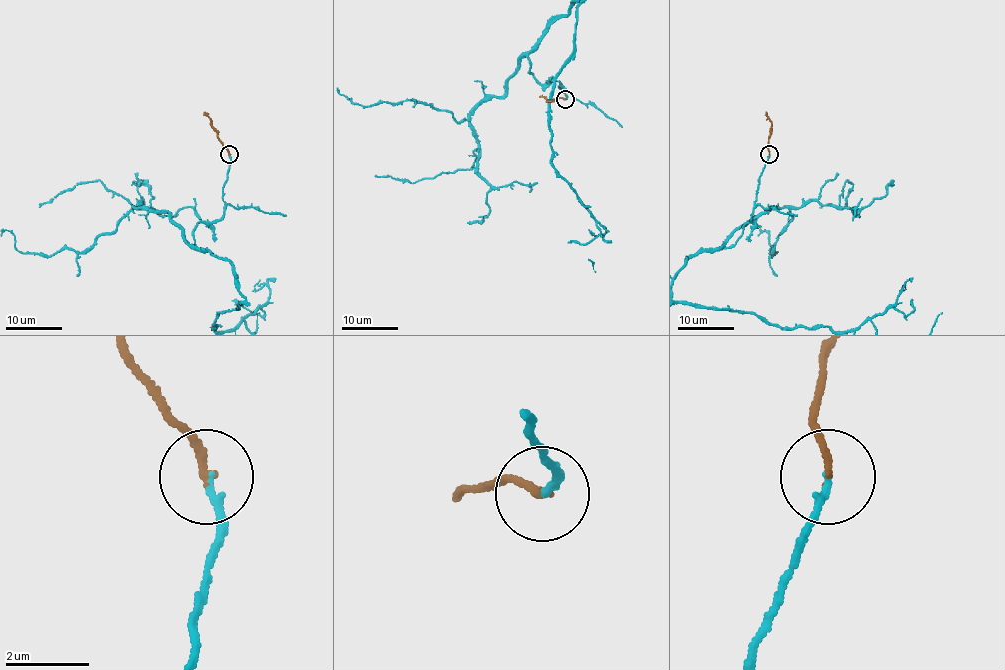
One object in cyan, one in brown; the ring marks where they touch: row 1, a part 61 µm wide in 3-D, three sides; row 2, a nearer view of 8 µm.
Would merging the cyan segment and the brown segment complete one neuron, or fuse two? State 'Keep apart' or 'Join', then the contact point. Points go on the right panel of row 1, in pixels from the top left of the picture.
Join. Place: (769, 154)

